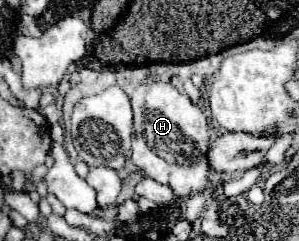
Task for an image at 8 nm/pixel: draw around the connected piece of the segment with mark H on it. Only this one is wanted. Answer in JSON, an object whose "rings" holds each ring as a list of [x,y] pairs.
{"rings":[[[170,82],[142,84],[132,94],[134,130],[130,162],[150,176],[152,180],[166,184],[182,198],[200,192],[208,184],[208,118],[186,94],[178,92]]]}

